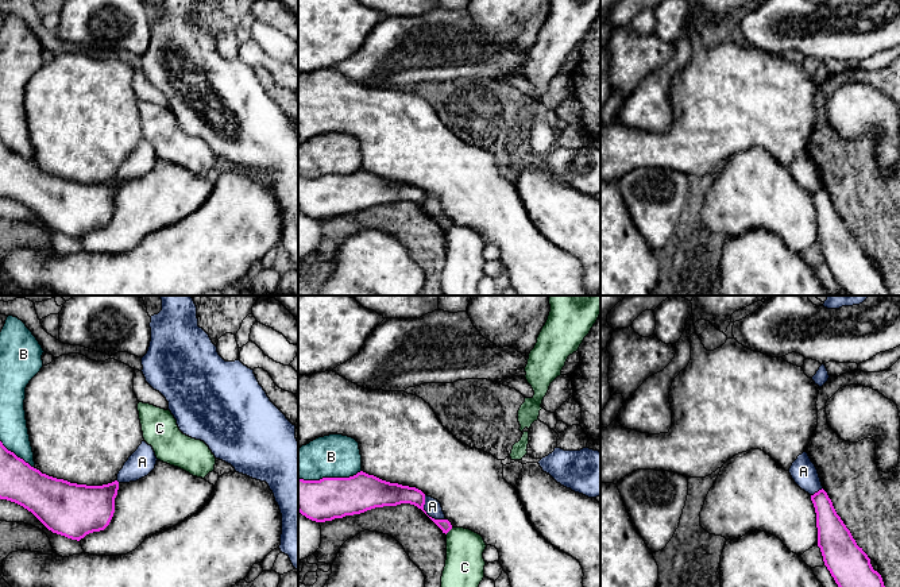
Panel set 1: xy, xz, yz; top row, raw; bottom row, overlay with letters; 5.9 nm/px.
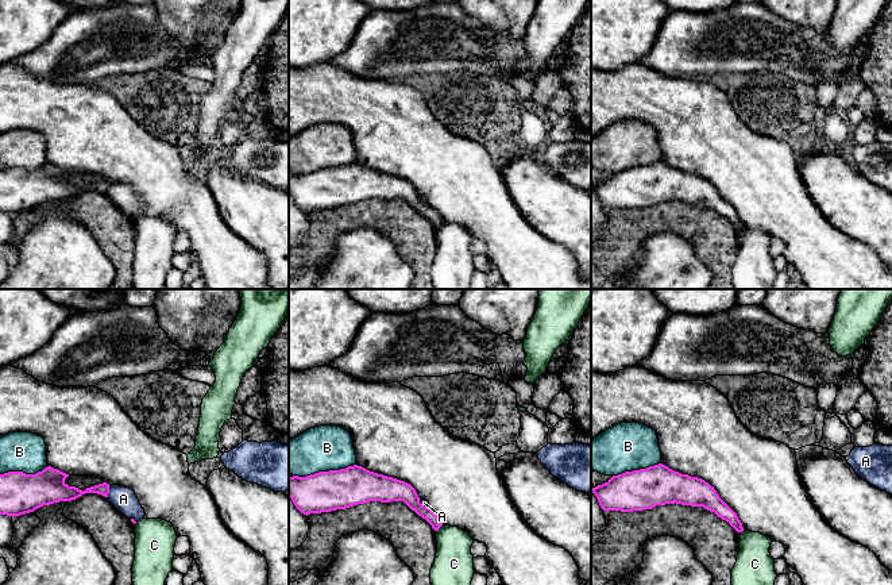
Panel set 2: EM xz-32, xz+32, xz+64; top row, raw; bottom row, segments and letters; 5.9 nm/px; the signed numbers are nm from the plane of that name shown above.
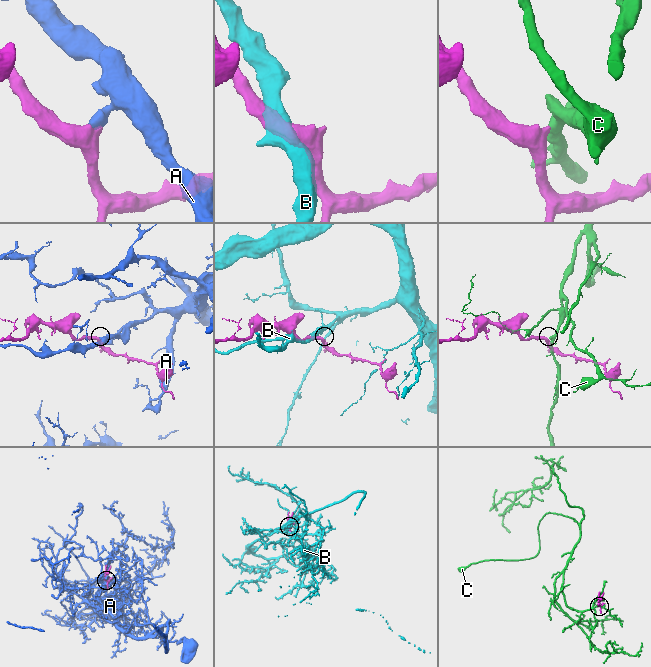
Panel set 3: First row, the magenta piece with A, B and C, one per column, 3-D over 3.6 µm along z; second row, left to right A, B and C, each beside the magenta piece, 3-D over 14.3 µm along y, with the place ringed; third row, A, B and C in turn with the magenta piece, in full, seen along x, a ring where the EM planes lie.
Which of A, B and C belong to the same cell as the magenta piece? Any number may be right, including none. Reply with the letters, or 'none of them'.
none of them

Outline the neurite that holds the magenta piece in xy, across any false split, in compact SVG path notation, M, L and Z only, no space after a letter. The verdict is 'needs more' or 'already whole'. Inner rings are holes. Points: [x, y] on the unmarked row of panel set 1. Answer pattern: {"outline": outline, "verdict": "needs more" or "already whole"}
{"outline": "M0 139L0 197L23 204L53 231L80 239L89 231L104 228L113 215L117 188L117 178L103 184L86 184L42 171Z", "verdict": "already whole"}

